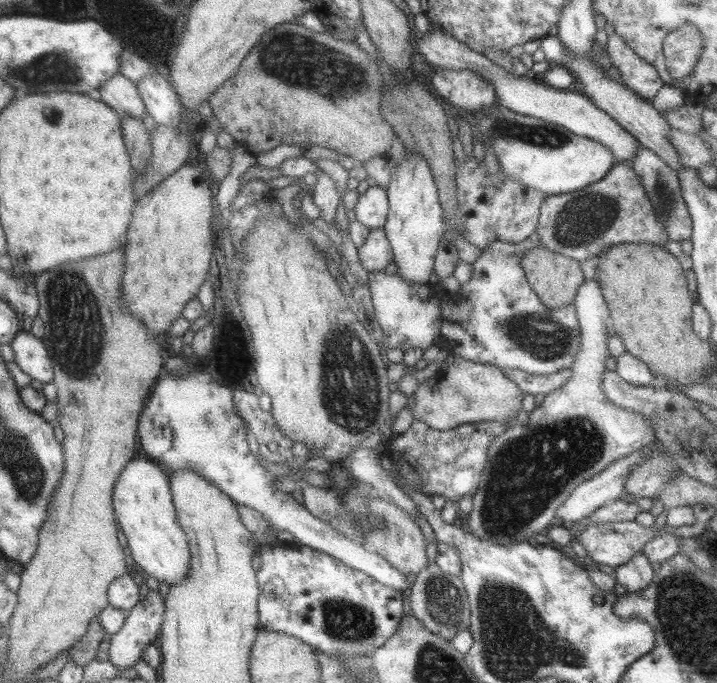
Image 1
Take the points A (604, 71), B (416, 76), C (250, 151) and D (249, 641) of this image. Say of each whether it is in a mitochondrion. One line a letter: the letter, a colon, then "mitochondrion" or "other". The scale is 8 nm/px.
A: other
B: other
C: other
D: other

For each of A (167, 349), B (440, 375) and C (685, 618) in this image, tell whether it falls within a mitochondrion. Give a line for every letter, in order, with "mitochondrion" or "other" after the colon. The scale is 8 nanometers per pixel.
A: other
B: other
C: mitochondrion

